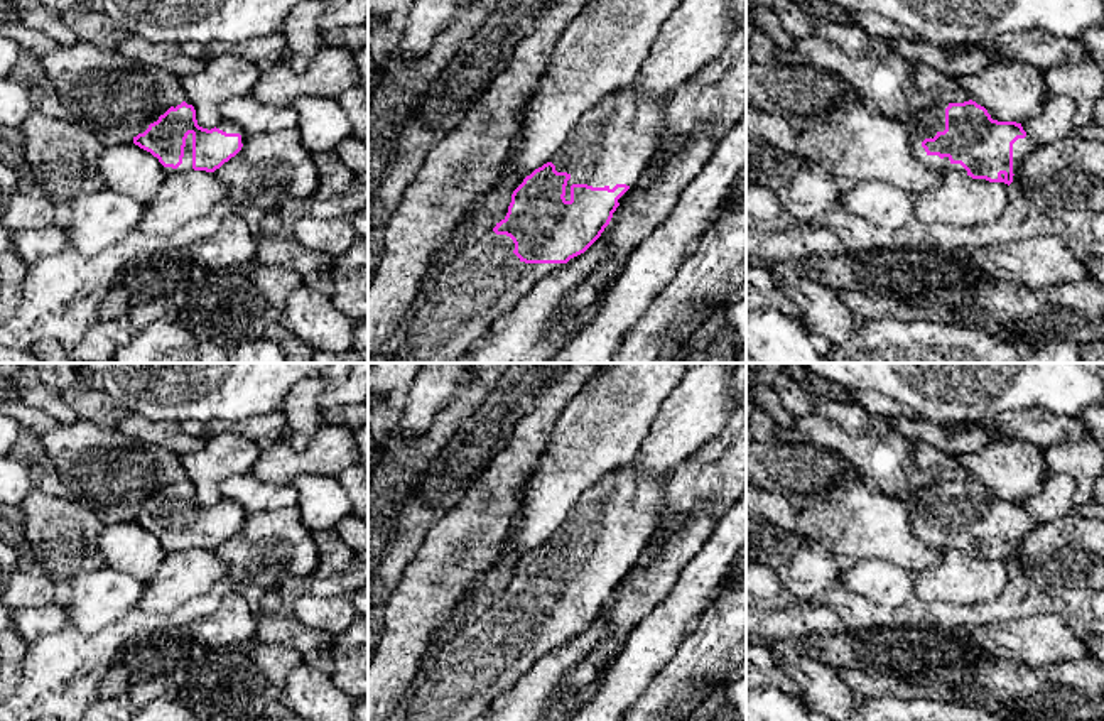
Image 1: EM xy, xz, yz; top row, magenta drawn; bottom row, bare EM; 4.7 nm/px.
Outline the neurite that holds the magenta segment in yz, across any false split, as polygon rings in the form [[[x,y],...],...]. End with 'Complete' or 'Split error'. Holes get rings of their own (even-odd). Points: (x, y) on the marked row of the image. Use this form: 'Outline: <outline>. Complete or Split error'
Outline: [[[976,101],[930,108],[908,123],[913,155],[928,169],[952,169],[972,179],[1011,184],[1020,164],[1035,149],[1021,123],[993,120]]]. Split error

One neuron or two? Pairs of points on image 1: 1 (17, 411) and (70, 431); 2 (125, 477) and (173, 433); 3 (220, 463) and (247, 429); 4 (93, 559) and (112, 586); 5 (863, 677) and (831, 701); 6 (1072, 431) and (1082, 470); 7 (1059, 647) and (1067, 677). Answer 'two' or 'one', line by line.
1: two
2: two
3: two
4: two
5: two
6: two
7: two

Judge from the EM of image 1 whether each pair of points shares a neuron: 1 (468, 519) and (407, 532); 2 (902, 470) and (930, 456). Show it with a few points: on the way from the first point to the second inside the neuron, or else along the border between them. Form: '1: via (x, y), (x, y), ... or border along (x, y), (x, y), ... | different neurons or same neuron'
1: border along (458, 500), (429, 529), (407, 561) | different neurons
2: via (909, 466), (924, 463) | same neuron

